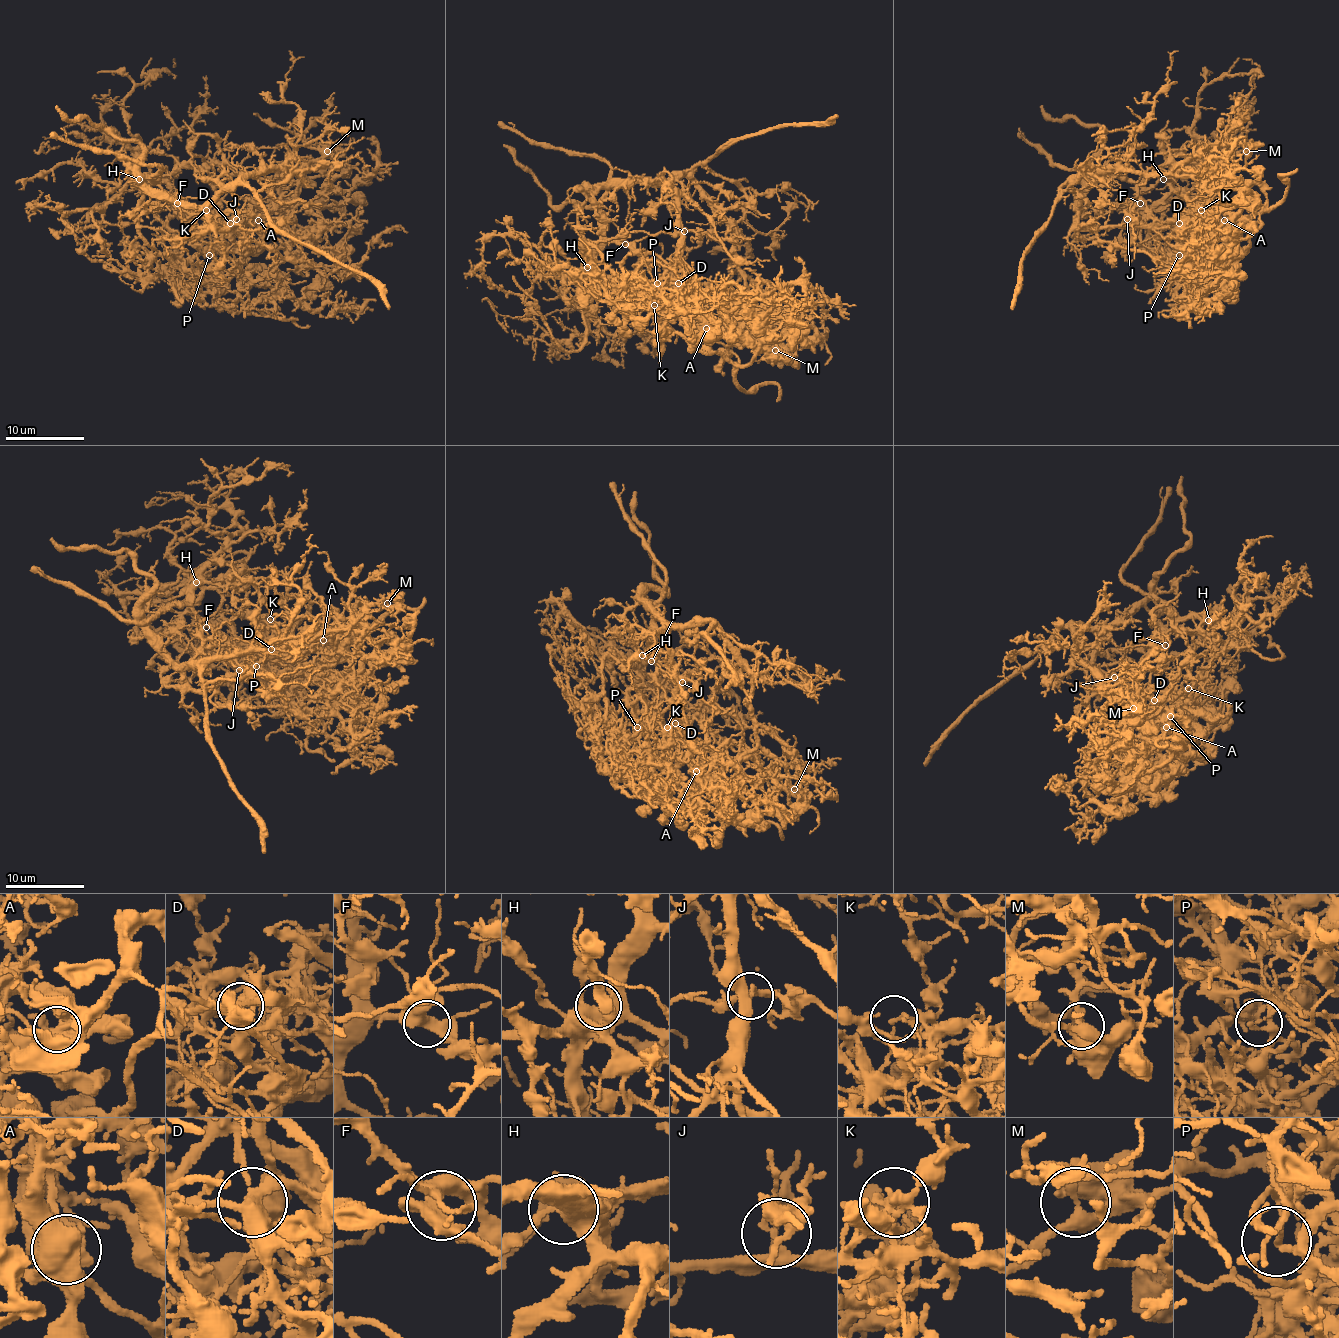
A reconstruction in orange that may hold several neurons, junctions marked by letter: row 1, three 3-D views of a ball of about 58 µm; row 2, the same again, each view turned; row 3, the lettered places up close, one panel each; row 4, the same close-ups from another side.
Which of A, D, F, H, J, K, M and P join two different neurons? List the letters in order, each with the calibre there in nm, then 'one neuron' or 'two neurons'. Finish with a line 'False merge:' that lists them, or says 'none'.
A: 550 nm | two neurons
D: 400 nm | two neurons
F: 440 nm | one neuron
H: 480 nm | one neuron
J: 190 nm | two neurons
K: 120 nm | two neurons
M: 280 nm | two neurons
P: 150 nm | two neurons
False merge: A, D, J, K, M, P

